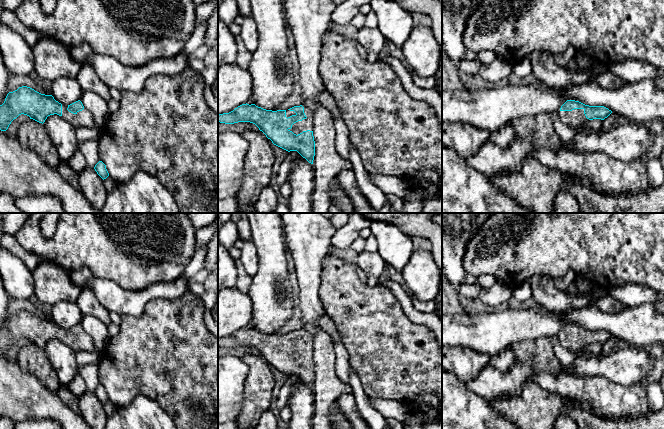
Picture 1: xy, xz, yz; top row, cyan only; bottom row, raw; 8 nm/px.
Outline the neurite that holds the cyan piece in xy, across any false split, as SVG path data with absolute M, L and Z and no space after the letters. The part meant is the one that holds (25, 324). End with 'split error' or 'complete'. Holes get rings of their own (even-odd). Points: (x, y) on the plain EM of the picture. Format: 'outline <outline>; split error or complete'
outline M27 310L9 316L4 327L0 329L0 354L6 355L11 346L21 338L42 348L48 340L57 338L75 351L99 353L93 339L80 324L64 329L56 325L52 319L41 318Z; split error

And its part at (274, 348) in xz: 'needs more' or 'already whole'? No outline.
needs more

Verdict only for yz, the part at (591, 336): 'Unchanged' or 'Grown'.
Grown

